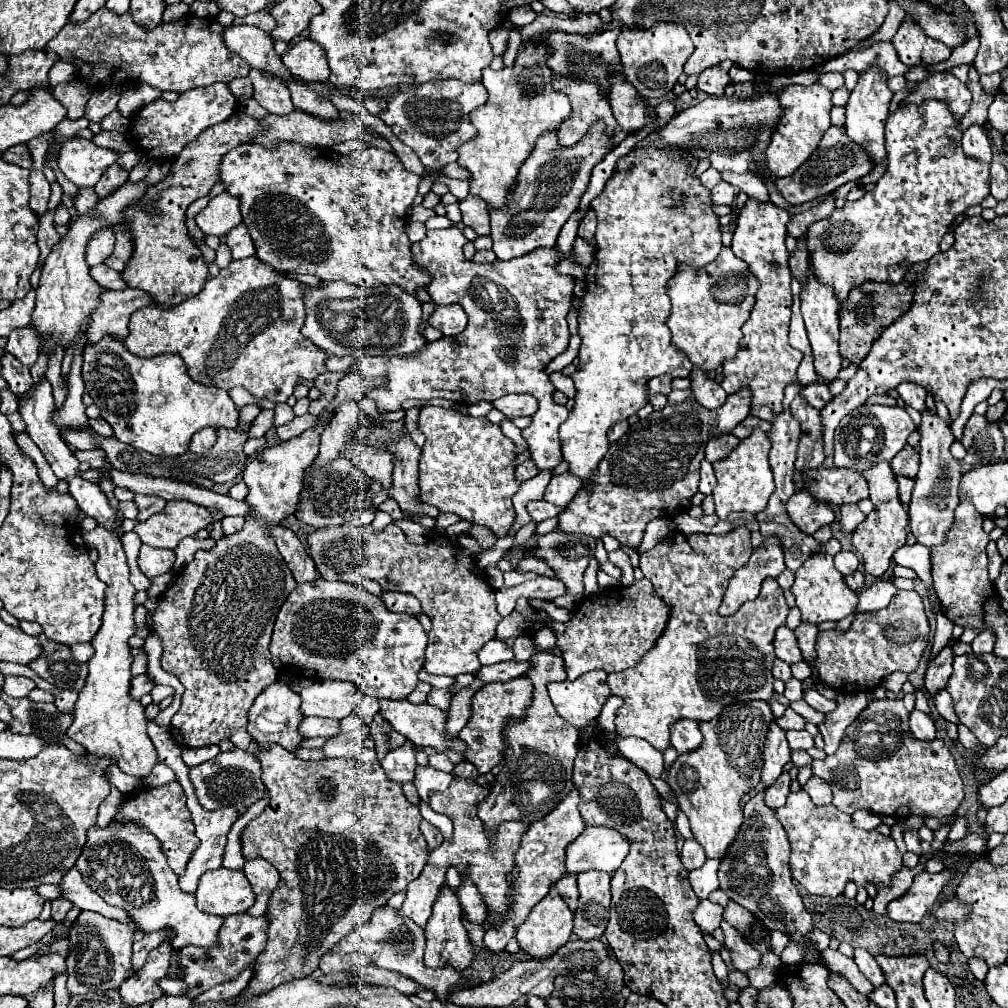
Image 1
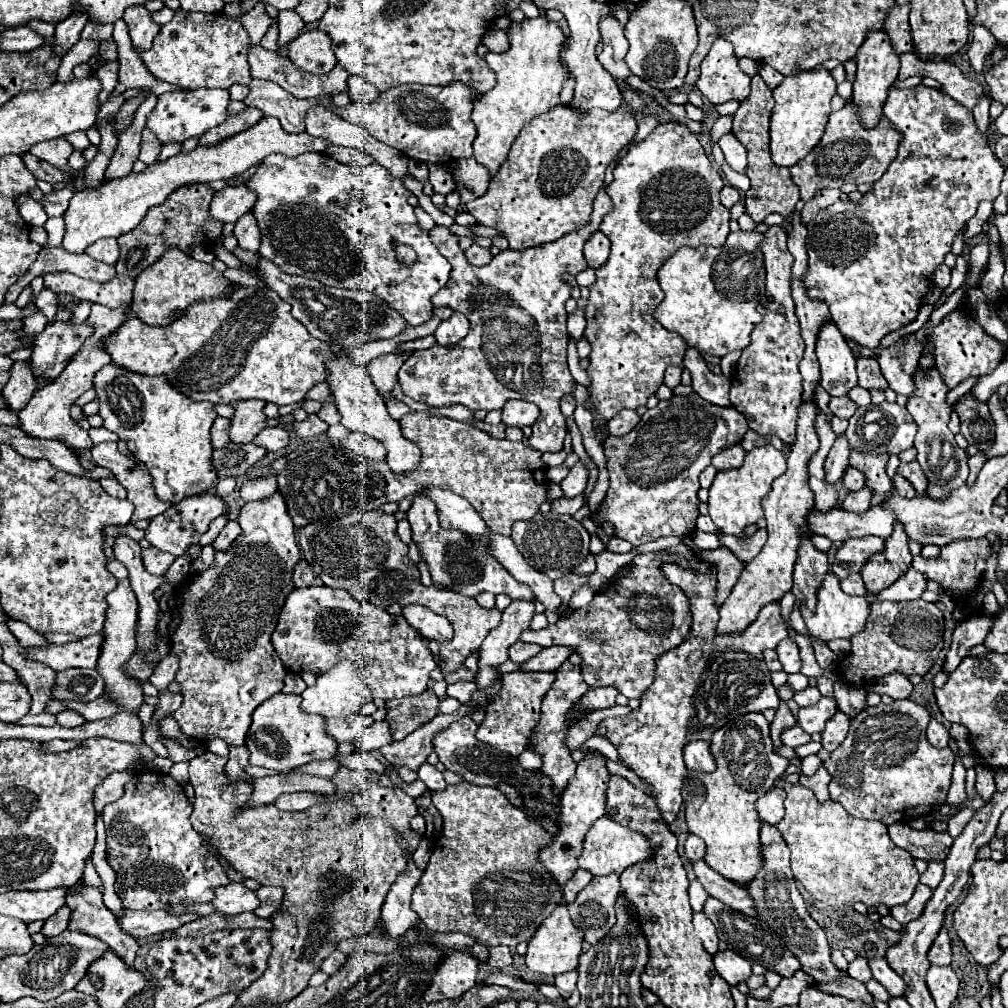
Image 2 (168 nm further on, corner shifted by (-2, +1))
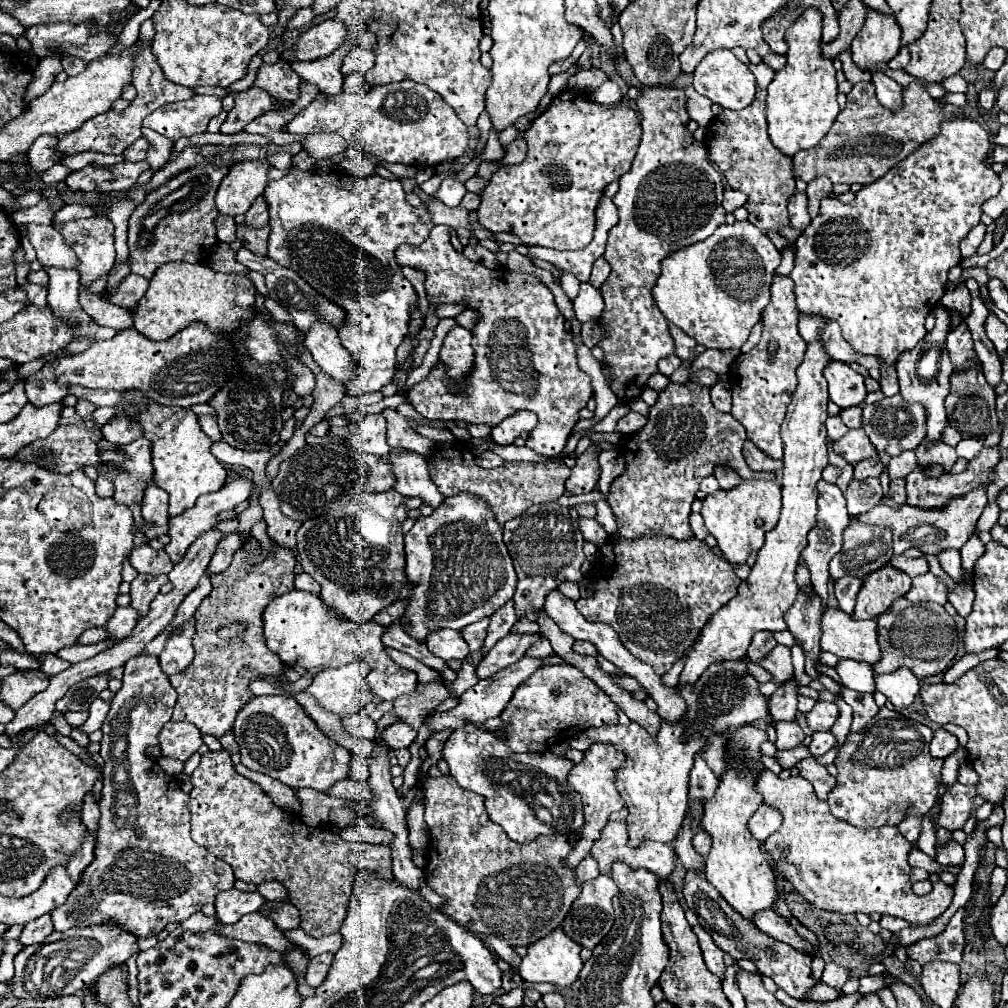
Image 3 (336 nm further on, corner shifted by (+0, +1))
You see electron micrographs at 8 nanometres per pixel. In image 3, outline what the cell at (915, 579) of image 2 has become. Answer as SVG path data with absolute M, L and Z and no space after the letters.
M931 572L923 574L923 576L915 576L913 578L913 586L911 590L905 594L907 600L911 602L937 602L937 604L945 604L947 602L947 588L941 582L941 578L933 576Z

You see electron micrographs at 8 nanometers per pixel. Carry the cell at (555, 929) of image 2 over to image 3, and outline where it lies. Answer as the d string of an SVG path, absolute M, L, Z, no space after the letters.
M559 926L549 936L529 946L527 956L521 960L519 974L529 982L553 982L567 988L577 980L583 968L579 952L581 946L565 936Z

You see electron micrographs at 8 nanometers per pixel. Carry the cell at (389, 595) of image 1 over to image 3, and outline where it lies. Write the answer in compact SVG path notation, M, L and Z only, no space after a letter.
M439 628L437 632L429 632L425 644L429 652L433 652L443 660L453 660L453 658L463 660L469 654L467 642L463 640L461 632L449 630L449 628Z

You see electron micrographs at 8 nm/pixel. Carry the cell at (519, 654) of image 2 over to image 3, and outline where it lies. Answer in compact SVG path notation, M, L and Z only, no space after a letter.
M539 638L539 640L529 648L529 652L525 652L525 656L529 656L529 658L545 658L545 656L549 656L549 654L553 654L553 648L551 648L551 644L549 644L547 638Z

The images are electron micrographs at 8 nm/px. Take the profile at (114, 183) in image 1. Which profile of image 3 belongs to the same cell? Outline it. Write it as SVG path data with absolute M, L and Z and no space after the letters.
M145 138L135 140L135 142L133 142L129 148L125 148L125 152L123 152L125 162L141 162L141 160L145 160L147 148L149 148L149 144L147 144Z

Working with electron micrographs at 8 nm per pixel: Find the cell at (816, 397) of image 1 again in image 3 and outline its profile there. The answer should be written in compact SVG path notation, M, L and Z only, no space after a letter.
M845 408L839 416L849 428L861 428L861 408Z

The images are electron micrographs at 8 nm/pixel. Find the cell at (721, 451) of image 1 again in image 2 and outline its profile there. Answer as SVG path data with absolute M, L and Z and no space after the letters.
M737 444L737 446L731 446L729 450L723 450L721 454L717 454L713 458L713 466L719 472L733 470L733 468L739 468L743 464L743 458L745 458L745 450L741 448L741 444Z

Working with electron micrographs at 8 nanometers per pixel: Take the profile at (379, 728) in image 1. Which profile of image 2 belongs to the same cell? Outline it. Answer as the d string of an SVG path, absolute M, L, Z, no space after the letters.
M425 690L419 696L409 696L401 700L387 702L387 722L393 730L393 740L403 740L415 728L423 726L427 720L433 720L439 708L439 698Z

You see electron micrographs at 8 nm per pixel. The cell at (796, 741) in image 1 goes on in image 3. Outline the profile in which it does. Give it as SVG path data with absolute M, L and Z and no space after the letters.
M775 722L775 730L777 730L777 740L775 740L777 750L787 750L803 744L805 734L797 722Z

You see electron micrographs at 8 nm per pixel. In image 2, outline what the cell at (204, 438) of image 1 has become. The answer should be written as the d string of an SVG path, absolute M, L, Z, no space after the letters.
M215 418L213 426L211 426L211 442L213 442L213 448L223 448L227 442L229 442L229 420L227 418Z

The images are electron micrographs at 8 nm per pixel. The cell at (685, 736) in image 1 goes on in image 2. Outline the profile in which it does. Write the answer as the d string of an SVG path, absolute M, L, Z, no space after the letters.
M695 740L691 744L687 744L687 748L683 750L685 756L685 766L689 770L699 770L699 772L715 772L715 760L709 752L709 744L703 740Z

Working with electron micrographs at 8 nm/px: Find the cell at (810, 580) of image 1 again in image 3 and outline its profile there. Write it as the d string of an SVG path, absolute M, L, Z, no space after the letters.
M827 606L821 618L821 630L821 650L867 664L875 664L881 658L875 620L853 620L841 608Z

